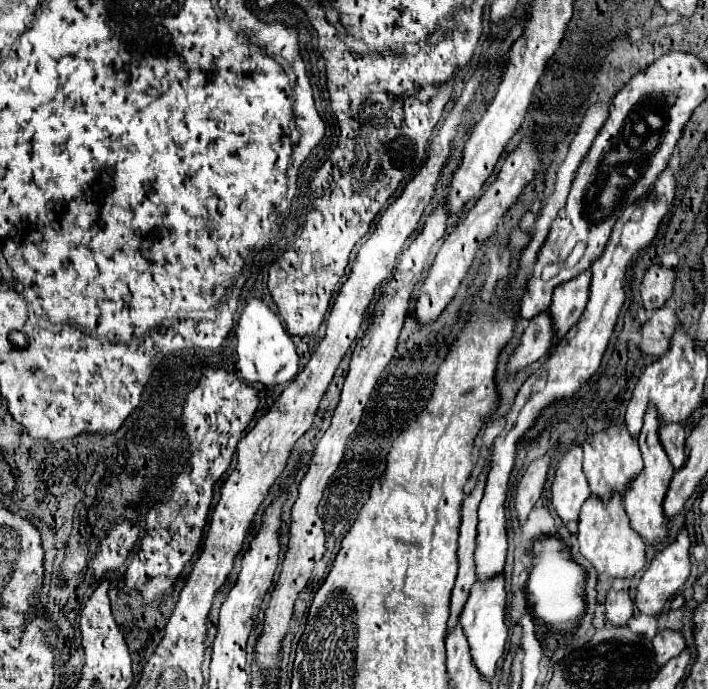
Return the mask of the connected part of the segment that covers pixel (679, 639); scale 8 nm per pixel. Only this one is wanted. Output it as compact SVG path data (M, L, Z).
M663 630L653 638L653 650L655 650L655 662L657 666L663 666L673 656L681 654L685 650L685 640L679 632Z

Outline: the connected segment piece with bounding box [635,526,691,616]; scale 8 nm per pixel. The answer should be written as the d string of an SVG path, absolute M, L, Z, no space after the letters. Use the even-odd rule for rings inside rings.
M681 526L677 538L667 544L661 552L655 554L655 558L651 560L647 572L641 576L639 586L637 586L637 598L635 604L641 610L641 614L659 614L667 602L669 596L673 596L689 578L689 570L691 570L691 562L689 562L689 538L687 538L687 530L685 526Z

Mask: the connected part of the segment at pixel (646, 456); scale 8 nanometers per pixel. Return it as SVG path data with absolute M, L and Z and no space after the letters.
M649 404L645 418L643 418L643 428L639 434L639 446L643 452L643 470L637 474L633 482L629 482L629 490L623 494L623 504L627 510L627 516L631 520L633 530L647 540L647 544L659 544L667 540L667 518L663 514L663 498L669 488L671 476L675 472L673 464L669 464L669 458L659 442L659 416L653 404Z

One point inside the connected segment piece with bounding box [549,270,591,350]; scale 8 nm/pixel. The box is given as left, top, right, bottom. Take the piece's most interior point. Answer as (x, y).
(569, 300)

